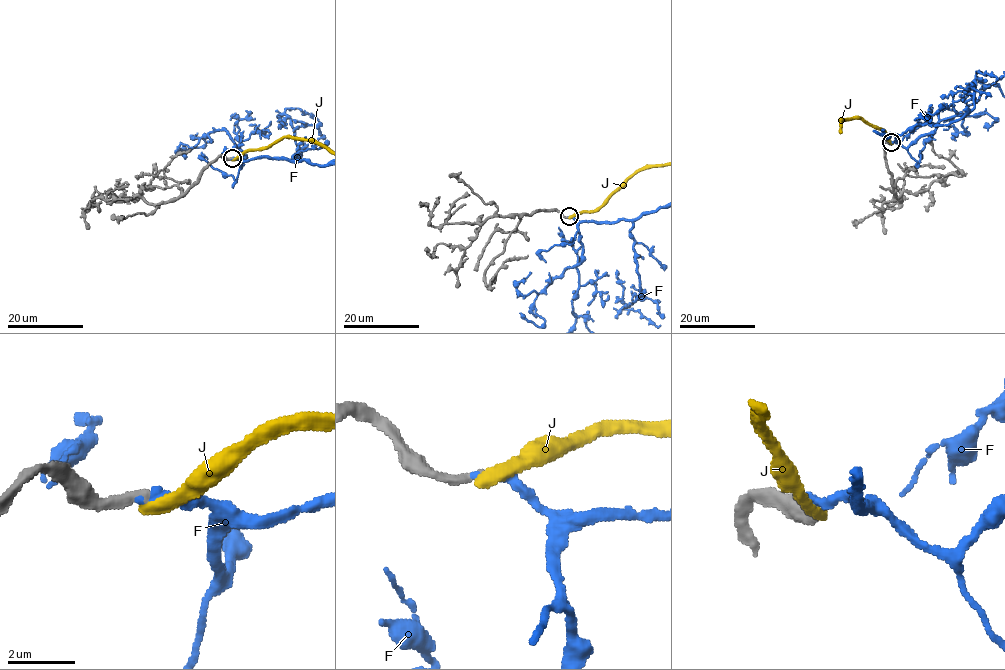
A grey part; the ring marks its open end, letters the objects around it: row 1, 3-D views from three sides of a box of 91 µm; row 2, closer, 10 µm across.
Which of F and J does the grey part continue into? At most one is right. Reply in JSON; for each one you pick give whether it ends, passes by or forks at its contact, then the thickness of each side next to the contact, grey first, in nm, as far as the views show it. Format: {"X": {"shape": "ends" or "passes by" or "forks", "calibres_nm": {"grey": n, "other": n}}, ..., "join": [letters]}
{"F": {"shape": "ends", "calibres_nm": {"grey": 320, "other": 240}}, "join": ["F"]}

